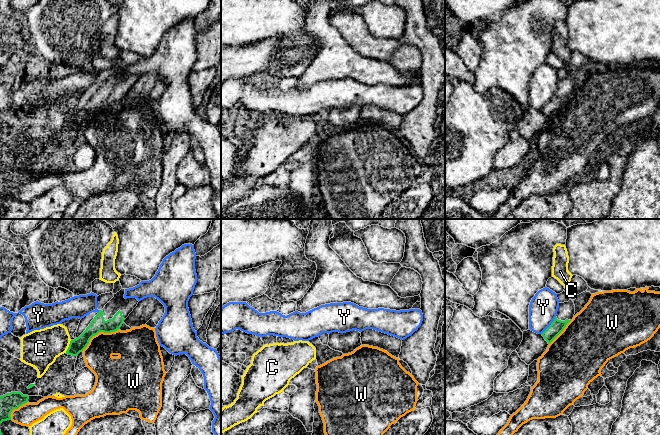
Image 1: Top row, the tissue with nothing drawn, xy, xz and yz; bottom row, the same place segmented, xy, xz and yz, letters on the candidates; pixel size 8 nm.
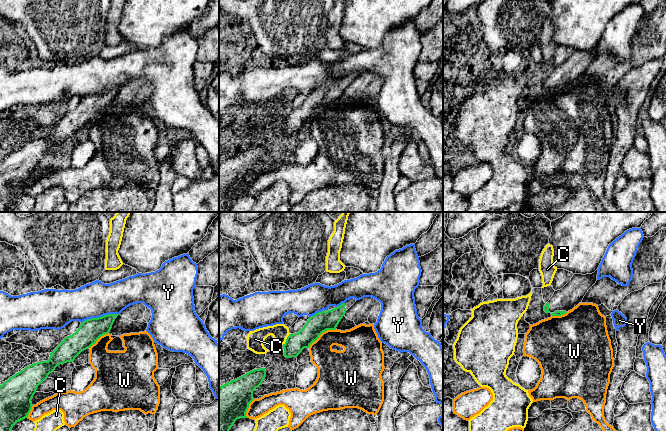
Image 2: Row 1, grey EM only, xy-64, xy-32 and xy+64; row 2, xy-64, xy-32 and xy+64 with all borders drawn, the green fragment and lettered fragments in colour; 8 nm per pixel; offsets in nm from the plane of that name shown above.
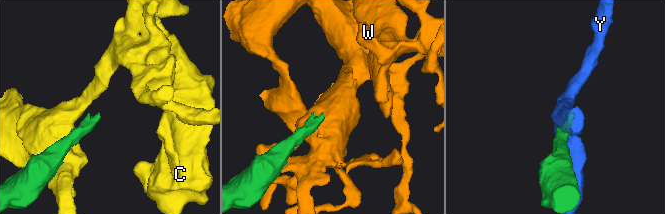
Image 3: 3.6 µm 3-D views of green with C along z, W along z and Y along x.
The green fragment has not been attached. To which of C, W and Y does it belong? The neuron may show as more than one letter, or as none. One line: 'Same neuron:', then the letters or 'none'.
Same neuron: none

